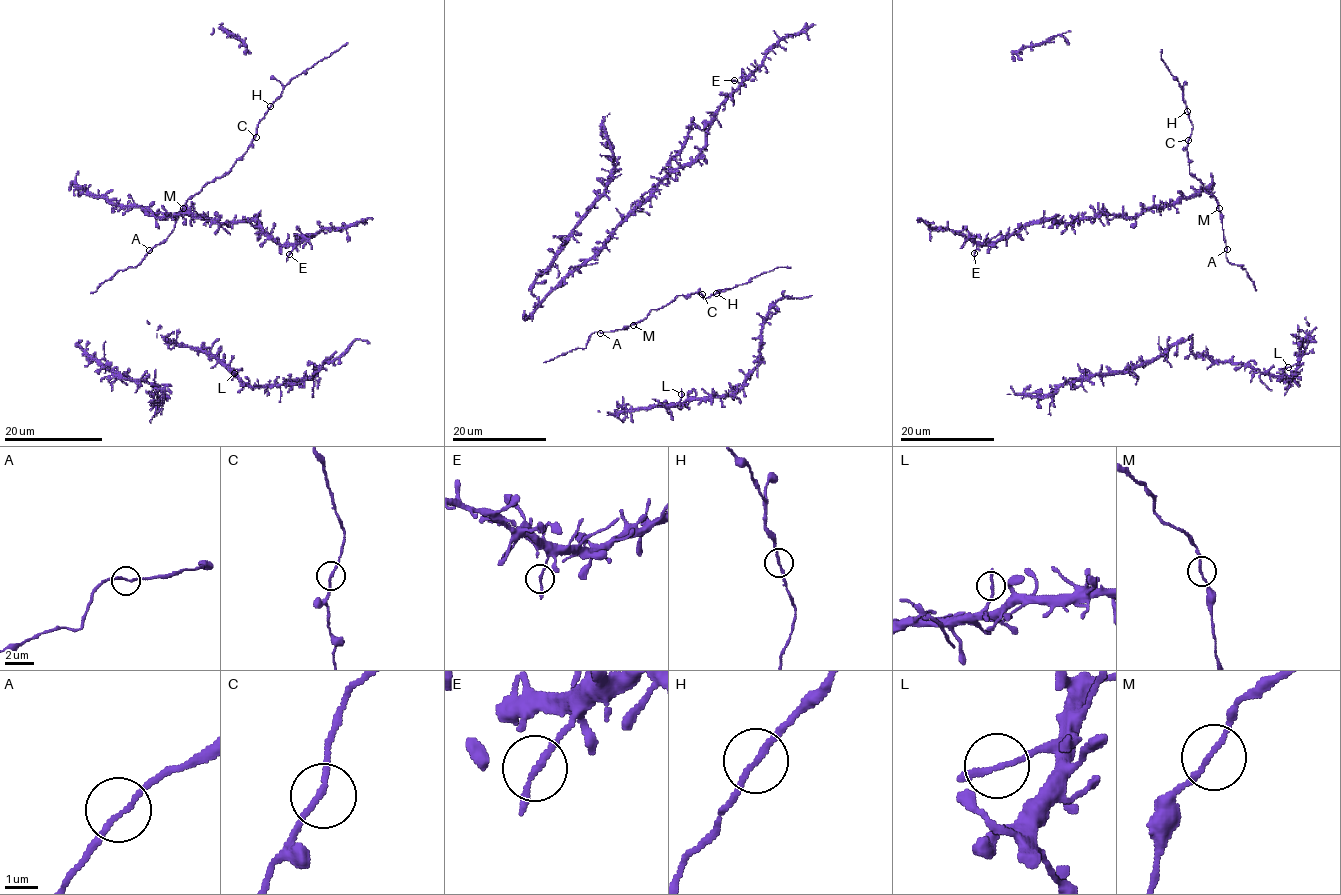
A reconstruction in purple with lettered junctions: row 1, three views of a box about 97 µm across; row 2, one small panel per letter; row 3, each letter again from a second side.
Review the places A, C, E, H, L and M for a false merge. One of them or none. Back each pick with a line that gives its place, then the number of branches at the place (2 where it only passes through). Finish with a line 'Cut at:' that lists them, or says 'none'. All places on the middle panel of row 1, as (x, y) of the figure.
Cut at: none

